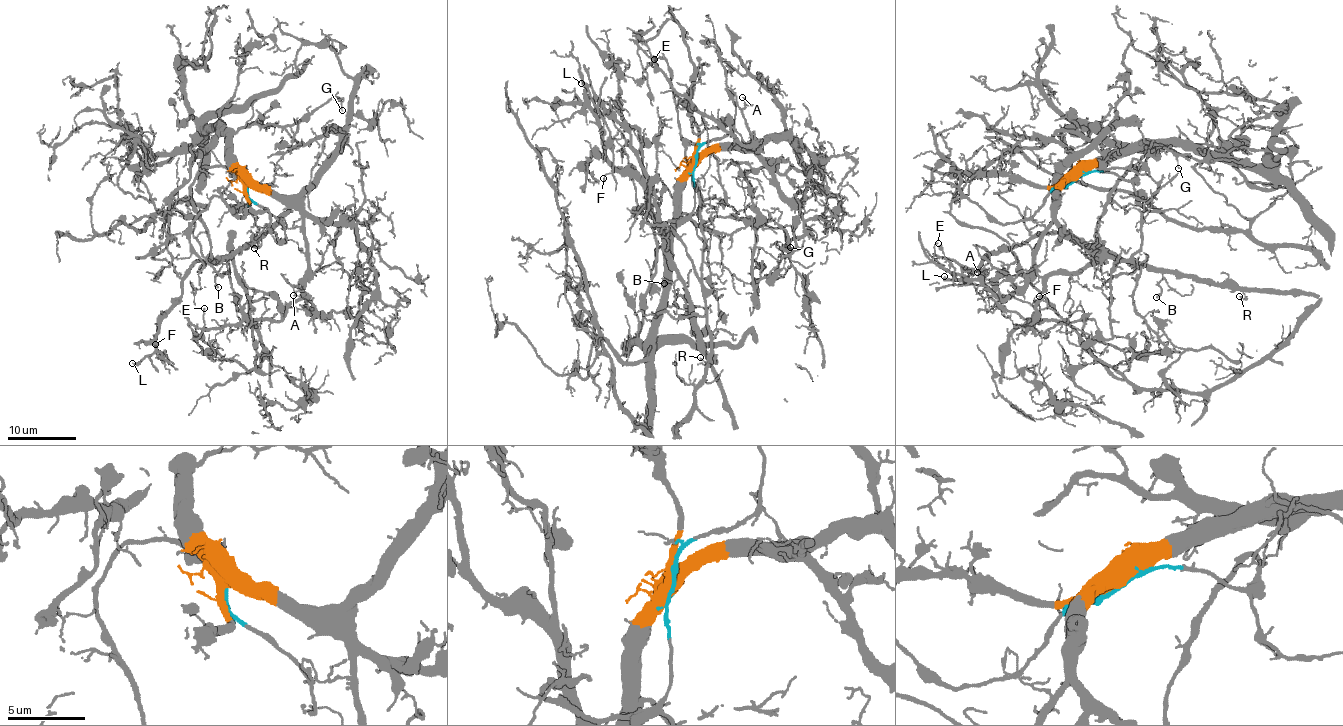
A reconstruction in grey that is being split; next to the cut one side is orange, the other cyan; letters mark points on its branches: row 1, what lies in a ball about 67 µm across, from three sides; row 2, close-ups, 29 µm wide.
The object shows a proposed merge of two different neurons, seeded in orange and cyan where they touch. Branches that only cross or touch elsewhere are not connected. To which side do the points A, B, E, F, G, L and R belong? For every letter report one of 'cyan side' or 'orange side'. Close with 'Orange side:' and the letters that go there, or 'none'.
A: orange side
B: cyan side
E: orange side
F: cyan side
G: orange side
L: cyan side
R: cyan side
Orange side: A, E, G

